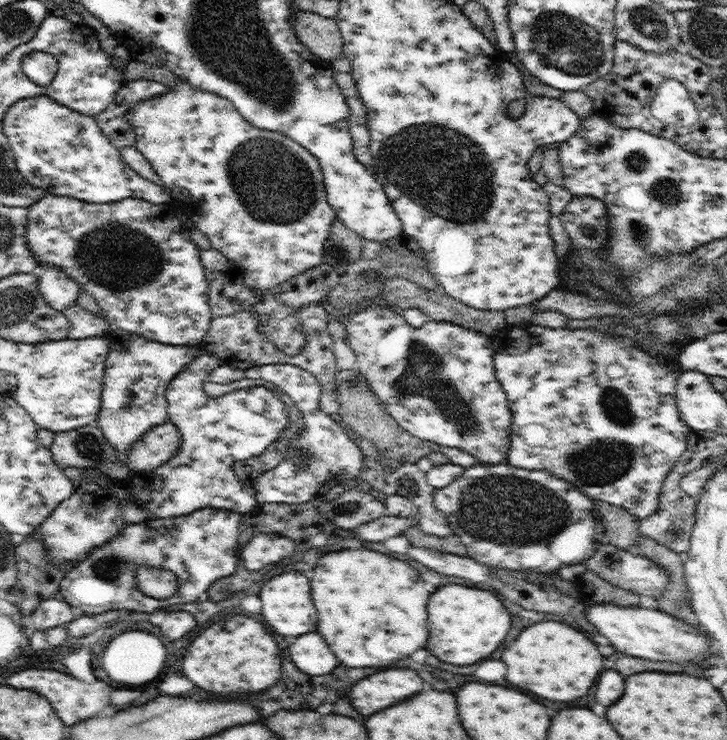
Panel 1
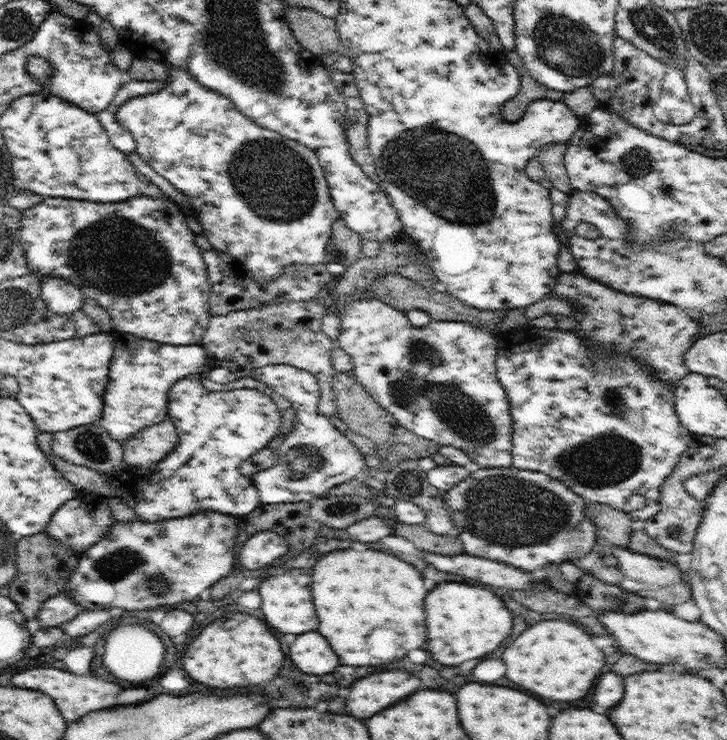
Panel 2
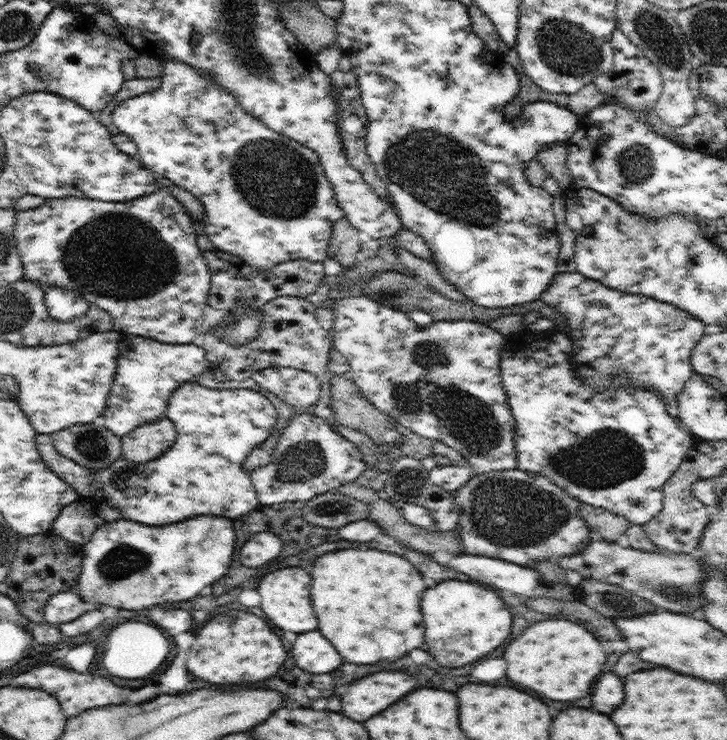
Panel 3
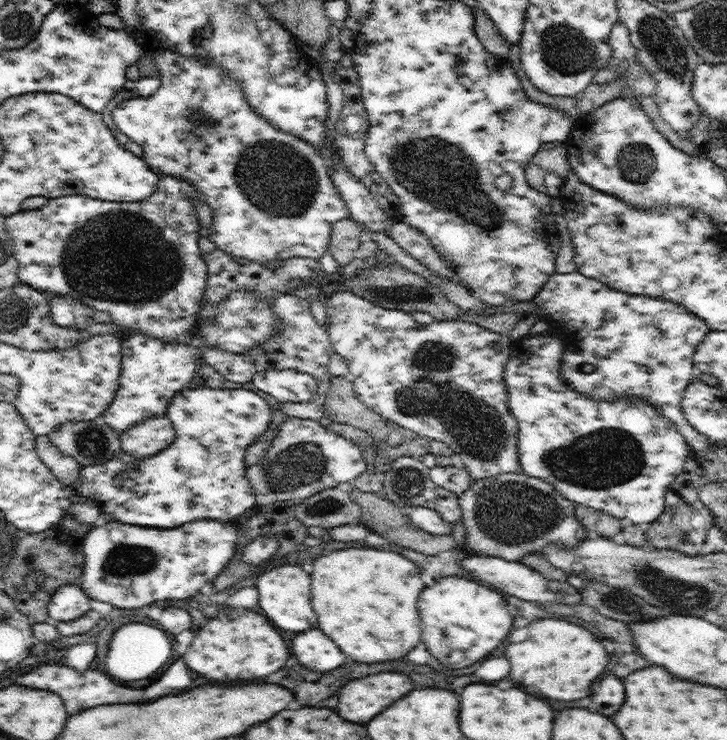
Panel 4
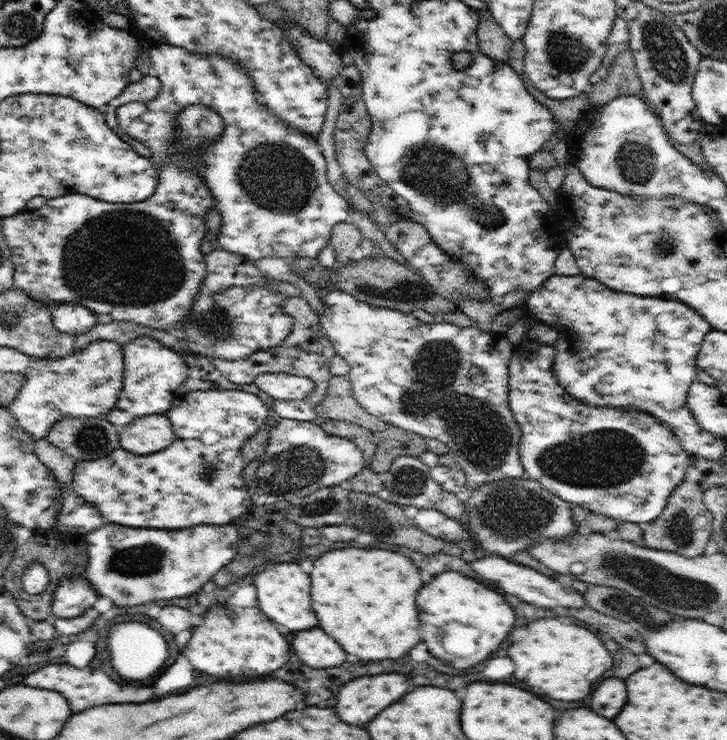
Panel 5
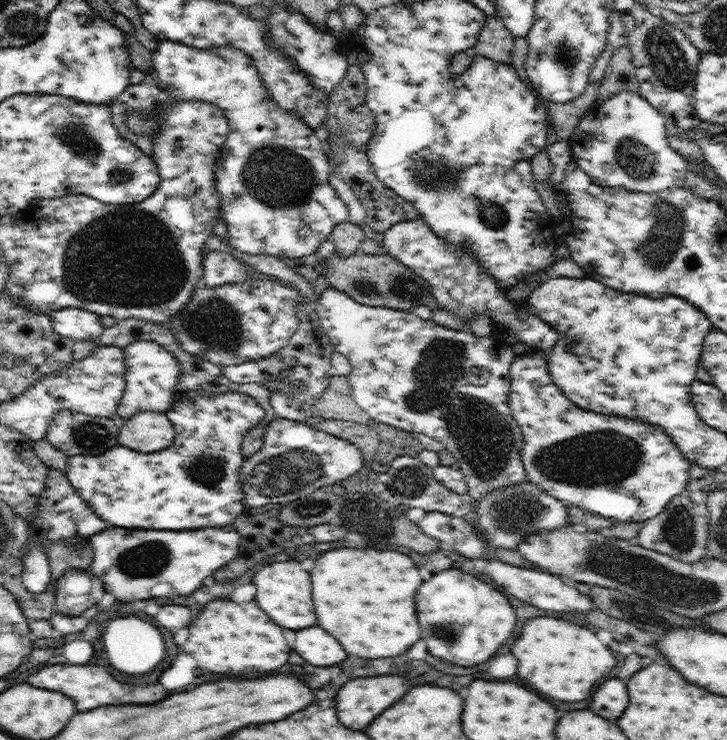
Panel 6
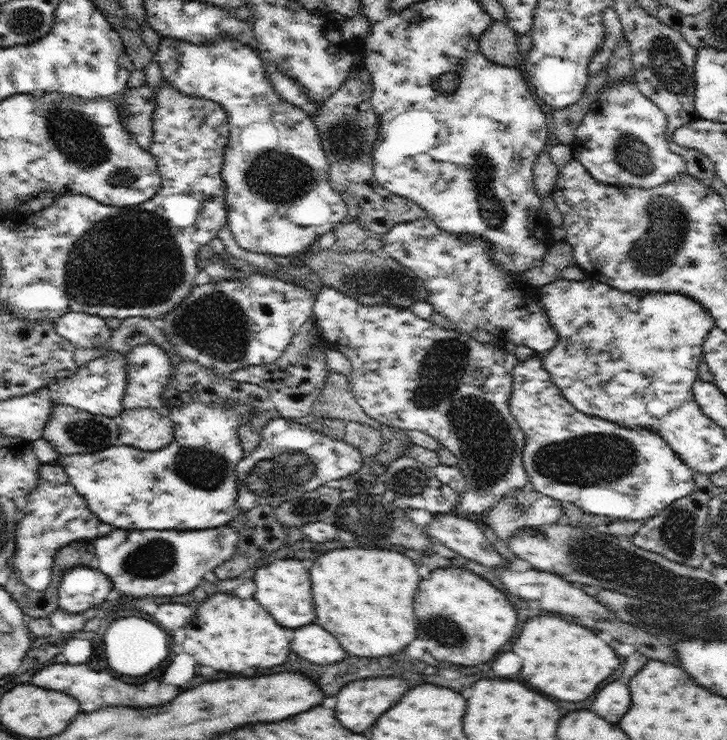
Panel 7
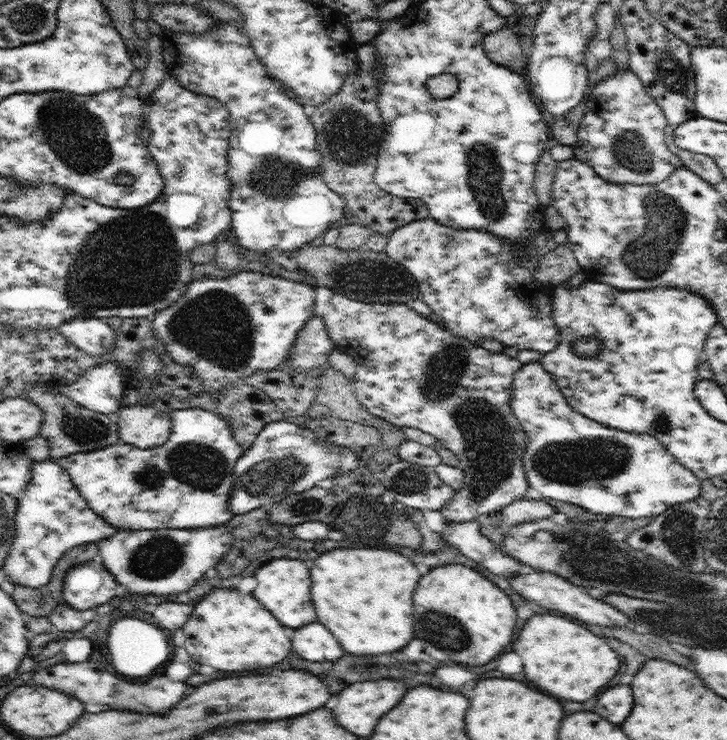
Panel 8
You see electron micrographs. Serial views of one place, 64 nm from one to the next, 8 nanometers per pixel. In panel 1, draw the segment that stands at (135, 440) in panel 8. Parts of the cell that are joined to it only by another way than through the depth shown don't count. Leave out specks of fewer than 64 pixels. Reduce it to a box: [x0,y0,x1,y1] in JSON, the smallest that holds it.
[127,421,181,471]

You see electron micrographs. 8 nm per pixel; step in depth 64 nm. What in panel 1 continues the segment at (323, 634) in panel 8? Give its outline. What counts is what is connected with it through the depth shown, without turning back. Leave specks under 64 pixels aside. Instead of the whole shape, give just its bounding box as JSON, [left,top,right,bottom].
[290,632,338,676]

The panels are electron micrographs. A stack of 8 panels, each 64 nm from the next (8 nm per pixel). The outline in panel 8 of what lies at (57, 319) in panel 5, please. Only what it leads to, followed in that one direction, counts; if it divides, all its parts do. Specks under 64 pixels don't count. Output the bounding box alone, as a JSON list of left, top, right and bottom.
[58,318,116,356]

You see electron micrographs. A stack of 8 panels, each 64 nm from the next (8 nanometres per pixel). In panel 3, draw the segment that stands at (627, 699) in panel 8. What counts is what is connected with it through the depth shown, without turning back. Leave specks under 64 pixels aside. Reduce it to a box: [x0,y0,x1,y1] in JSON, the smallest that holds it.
[592,672,624,714]

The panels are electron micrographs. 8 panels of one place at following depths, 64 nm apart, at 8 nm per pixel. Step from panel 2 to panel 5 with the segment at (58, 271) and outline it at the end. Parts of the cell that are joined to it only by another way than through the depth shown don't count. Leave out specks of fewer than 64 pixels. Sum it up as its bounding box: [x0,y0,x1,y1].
[2,160,215,331]

